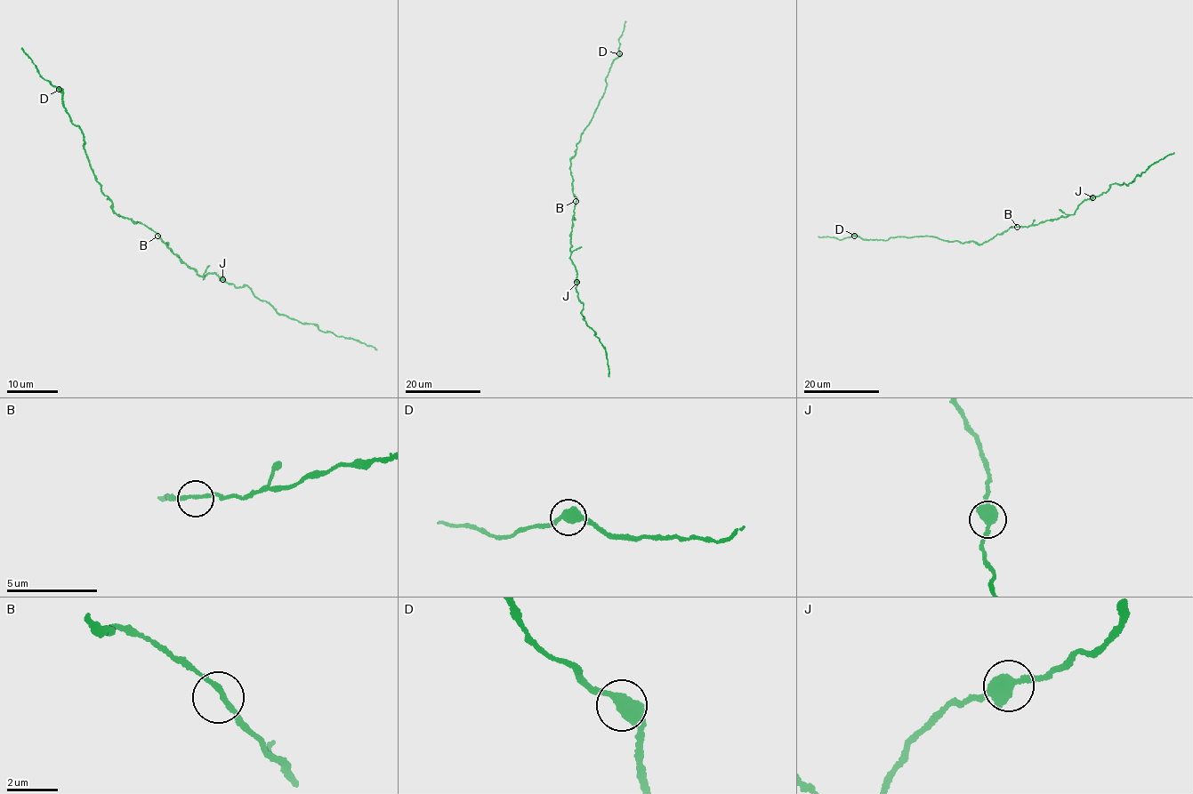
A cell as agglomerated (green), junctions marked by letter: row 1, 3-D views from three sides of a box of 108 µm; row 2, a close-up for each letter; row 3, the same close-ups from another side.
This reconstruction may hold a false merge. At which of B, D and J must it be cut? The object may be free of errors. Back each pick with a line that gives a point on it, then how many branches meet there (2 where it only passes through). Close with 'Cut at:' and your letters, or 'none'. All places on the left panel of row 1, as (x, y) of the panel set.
D: at (59, 89); 2 branches meet
Cut at: D

